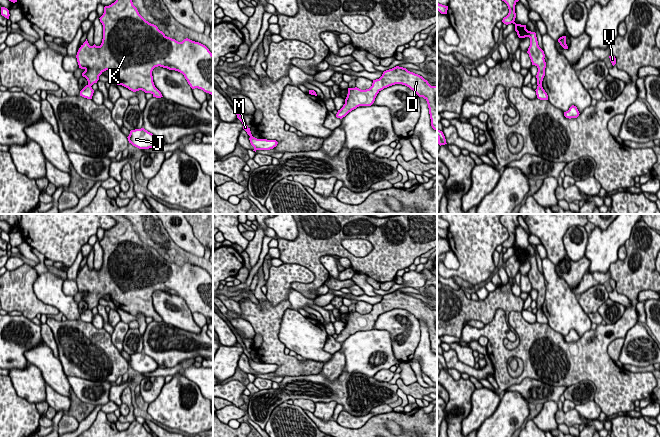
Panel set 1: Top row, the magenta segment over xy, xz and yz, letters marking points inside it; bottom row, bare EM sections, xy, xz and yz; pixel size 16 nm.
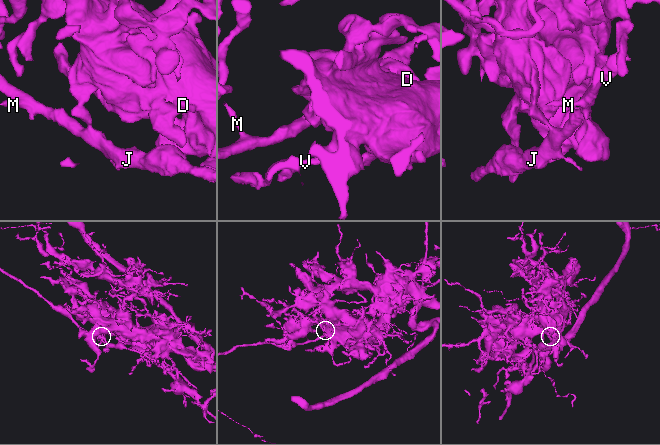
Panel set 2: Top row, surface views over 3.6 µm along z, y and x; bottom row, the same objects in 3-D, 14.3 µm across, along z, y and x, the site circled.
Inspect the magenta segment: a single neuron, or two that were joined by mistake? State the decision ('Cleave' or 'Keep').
Cleave

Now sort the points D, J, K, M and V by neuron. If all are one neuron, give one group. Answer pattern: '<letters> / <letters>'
D K V / J M

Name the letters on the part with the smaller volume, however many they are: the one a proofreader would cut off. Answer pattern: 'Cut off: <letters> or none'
Cut off: J, M

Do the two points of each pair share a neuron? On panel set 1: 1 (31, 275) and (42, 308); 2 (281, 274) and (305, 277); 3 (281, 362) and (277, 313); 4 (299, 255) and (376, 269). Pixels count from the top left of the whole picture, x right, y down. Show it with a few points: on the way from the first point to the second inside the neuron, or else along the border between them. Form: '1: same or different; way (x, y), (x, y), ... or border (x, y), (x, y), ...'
1: same; way (28, 283), (28, 295), (34, 301)
2: same; way (287, 270), (299, 271)
3: same; way (272, 350), (272, 325)
4: same; way (318, 249), (337, 249), (350, 256), (357, 263)

